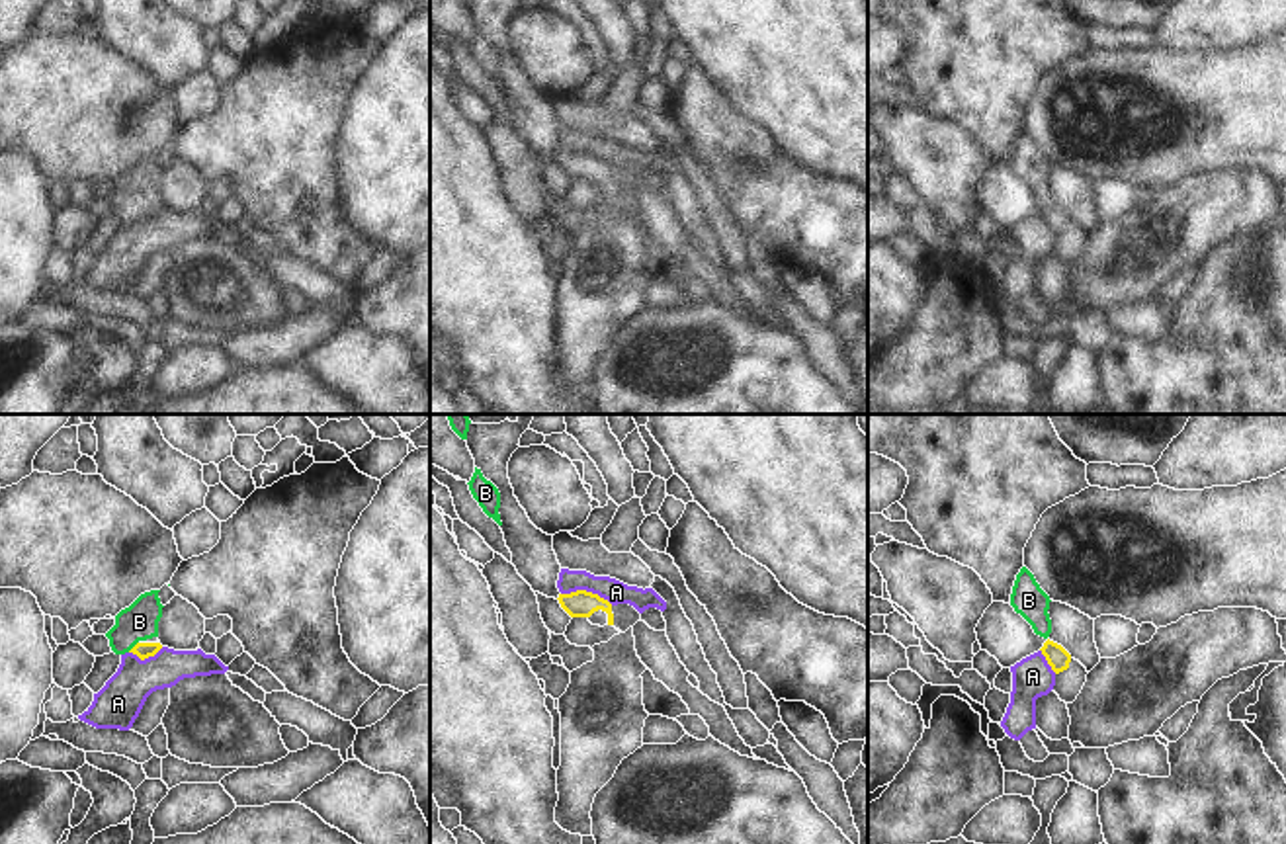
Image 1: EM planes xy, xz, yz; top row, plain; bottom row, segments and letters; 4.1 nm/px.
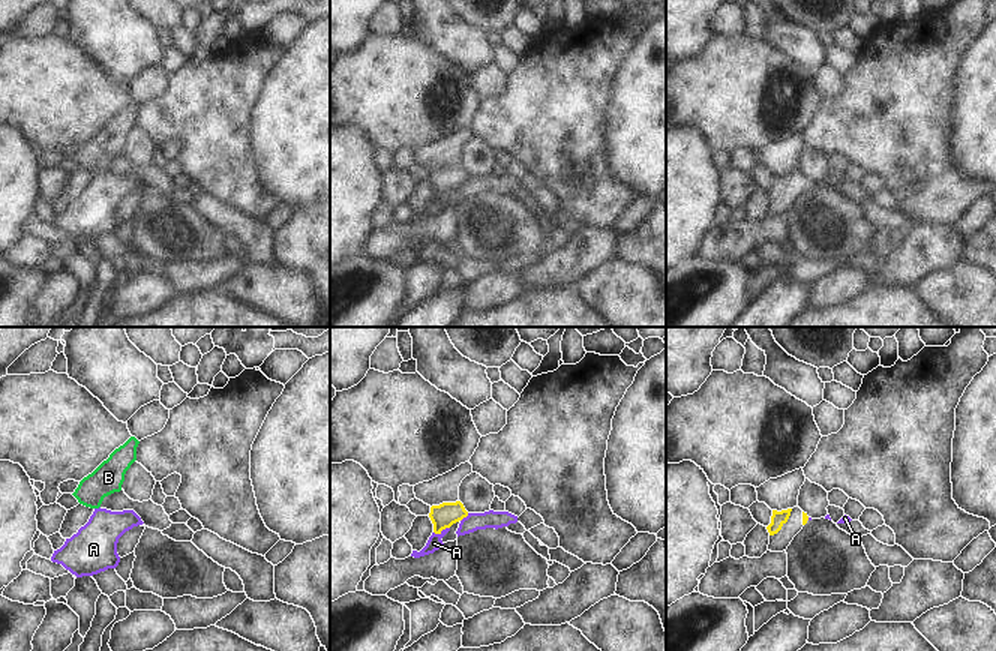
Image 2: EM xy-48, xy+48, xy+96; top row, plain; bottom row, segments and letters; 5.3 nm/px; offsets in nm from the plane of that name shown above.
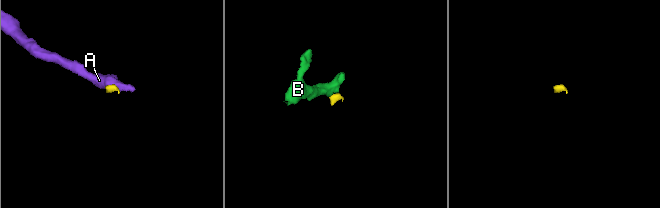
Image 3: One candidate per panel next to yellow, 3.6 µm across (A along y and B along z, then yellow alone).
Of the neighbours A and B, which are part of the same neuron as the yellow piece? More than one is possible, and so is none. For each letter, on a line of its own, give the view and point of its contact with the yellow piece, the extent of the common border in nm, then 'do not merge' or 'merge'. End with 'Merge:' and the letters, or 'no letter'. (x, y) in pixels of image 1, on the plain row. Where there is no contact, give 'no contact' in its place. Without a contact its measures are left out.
A: meets yellow in xz at (585, 153); contact 220 nm long; do not merge
B: meets yellow in xy at (133, 210); contact 60 nm long; merge
Merge: B

